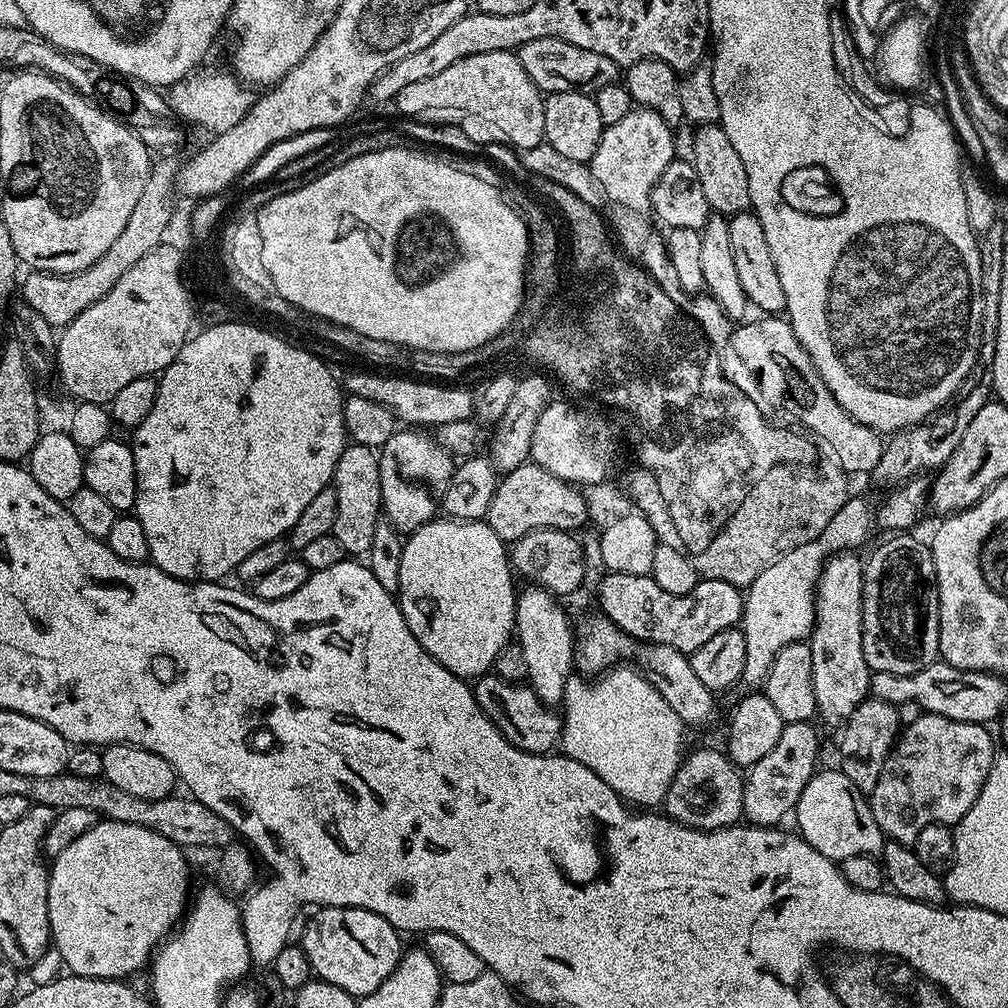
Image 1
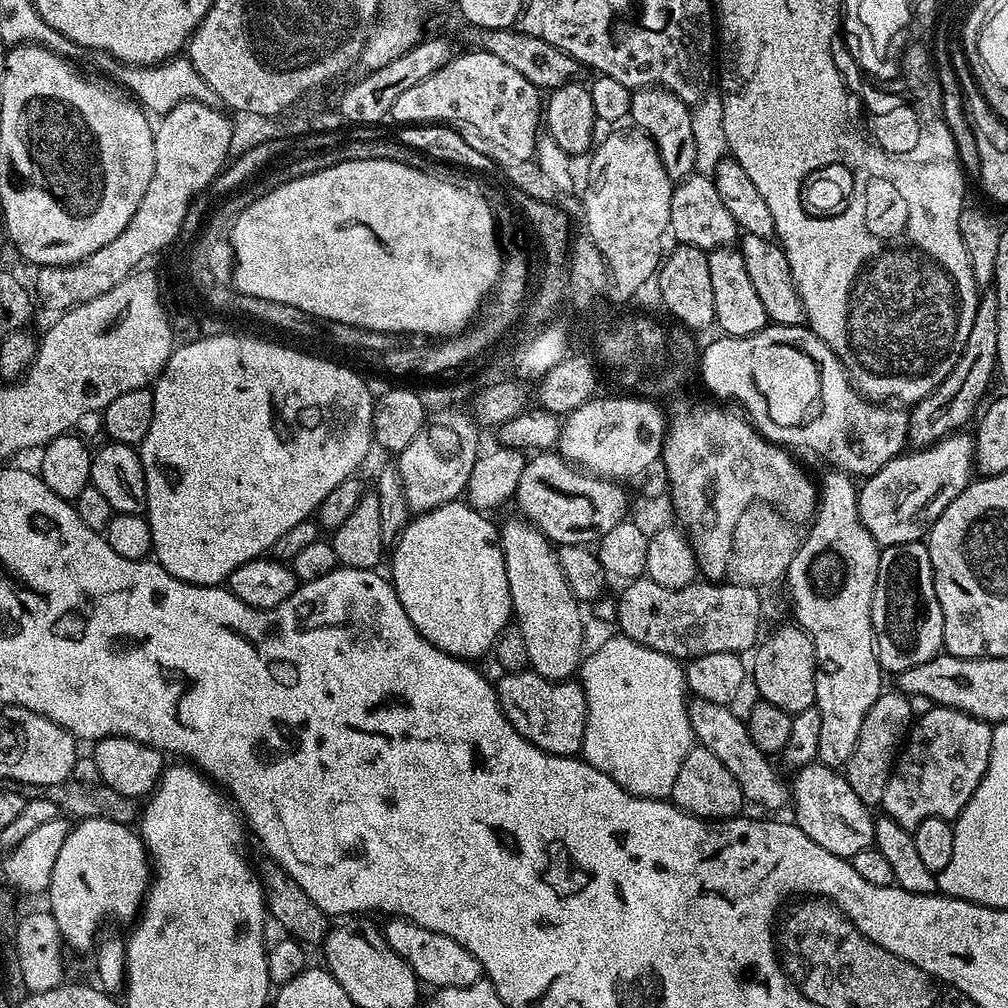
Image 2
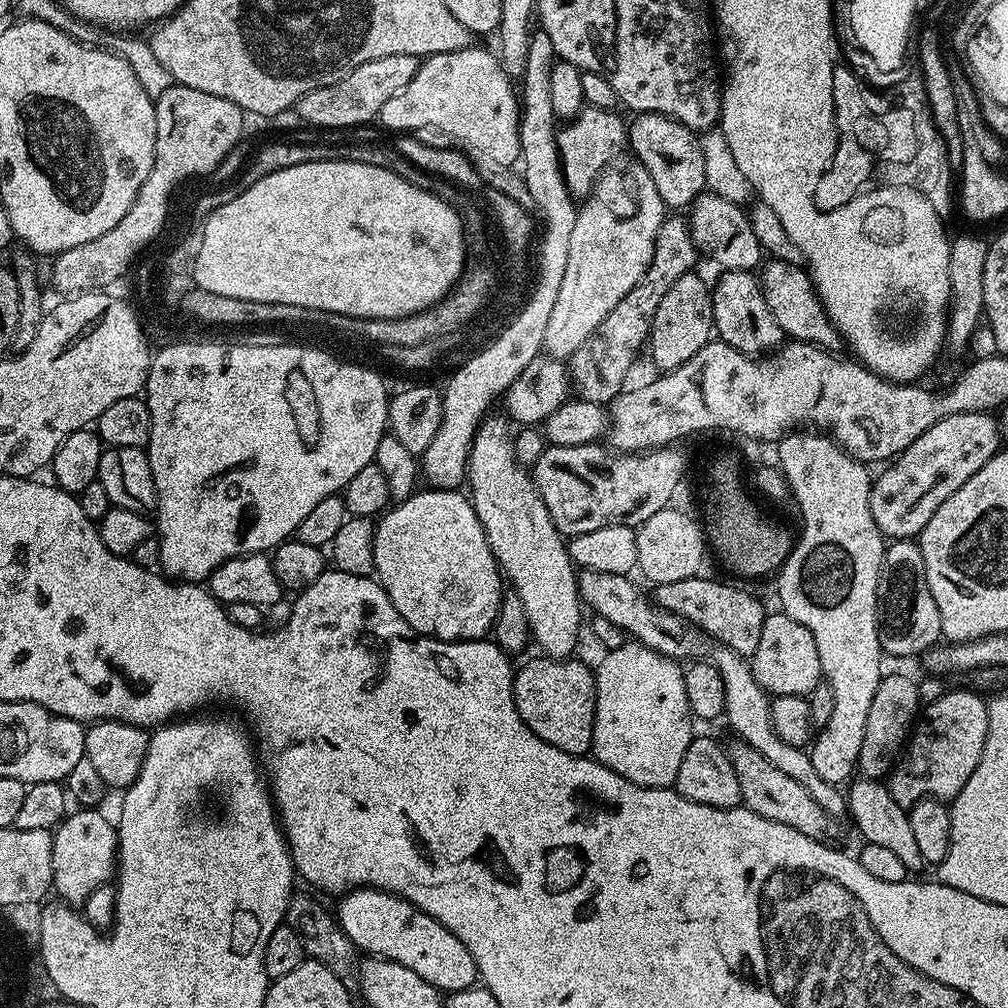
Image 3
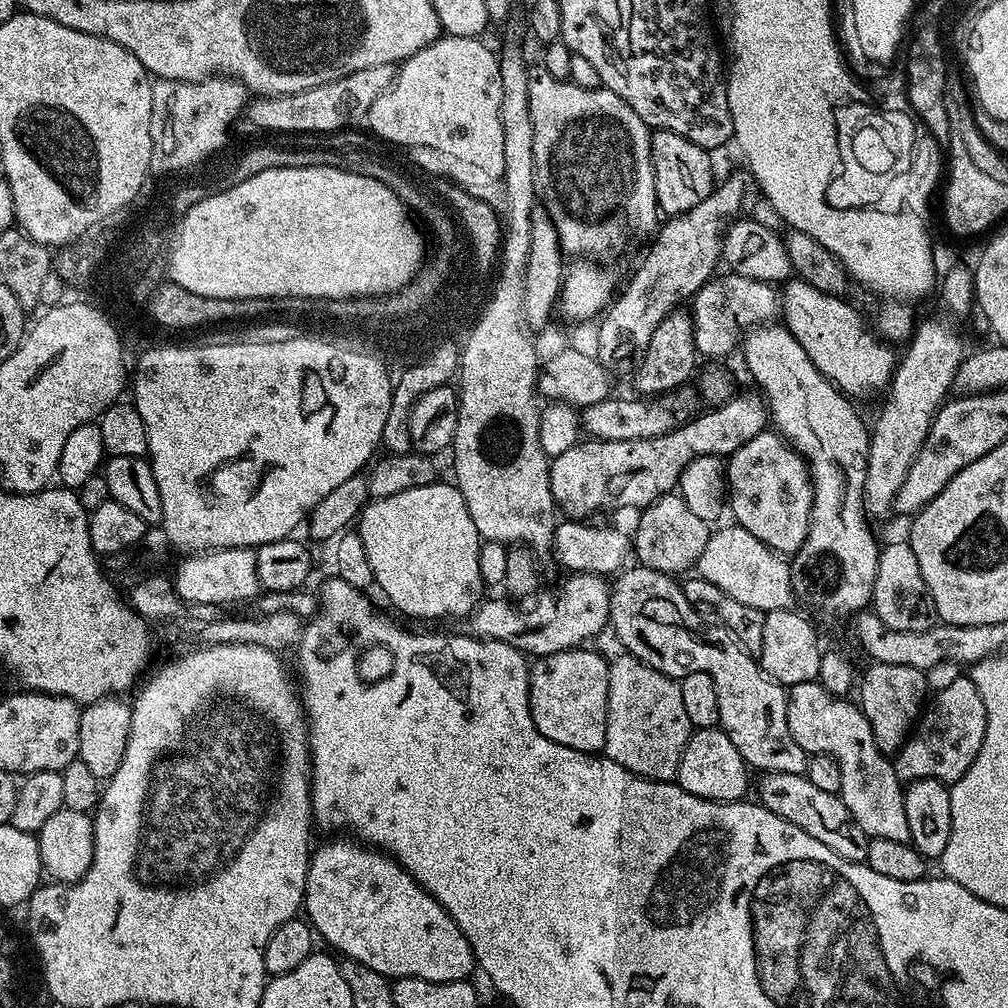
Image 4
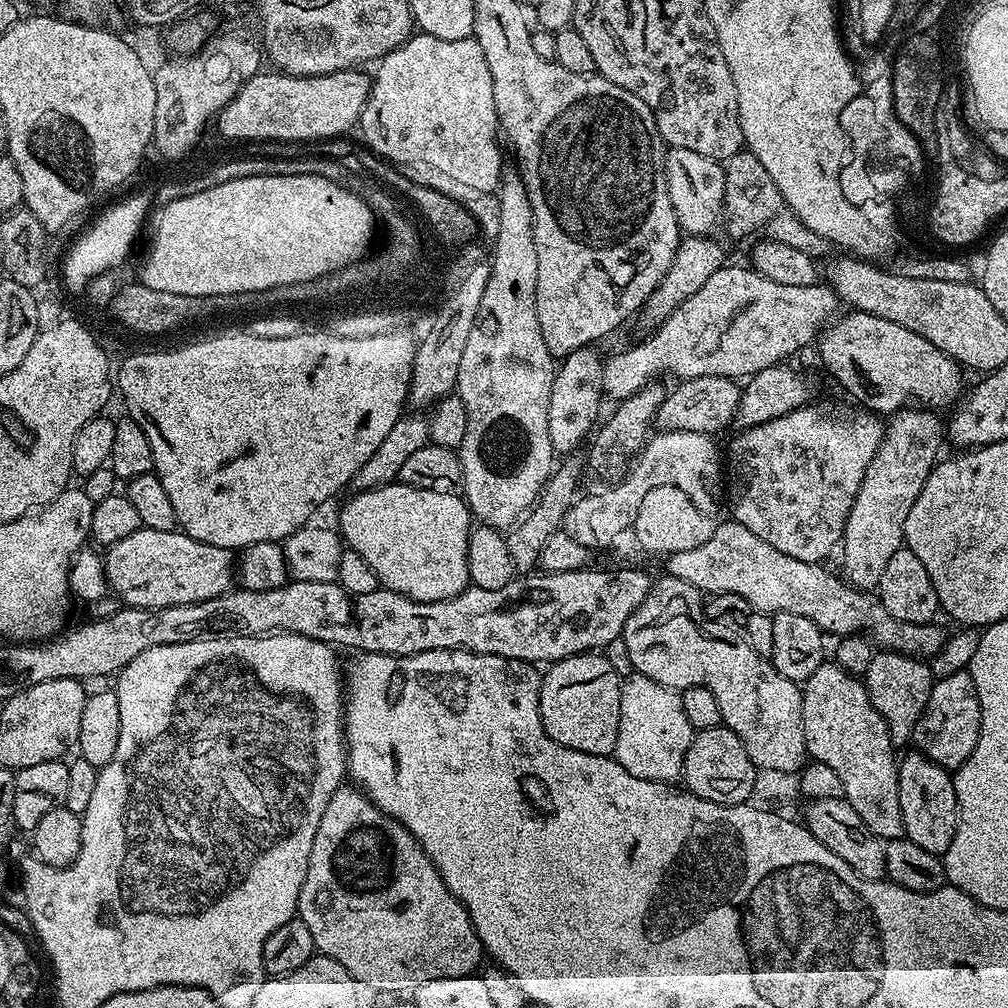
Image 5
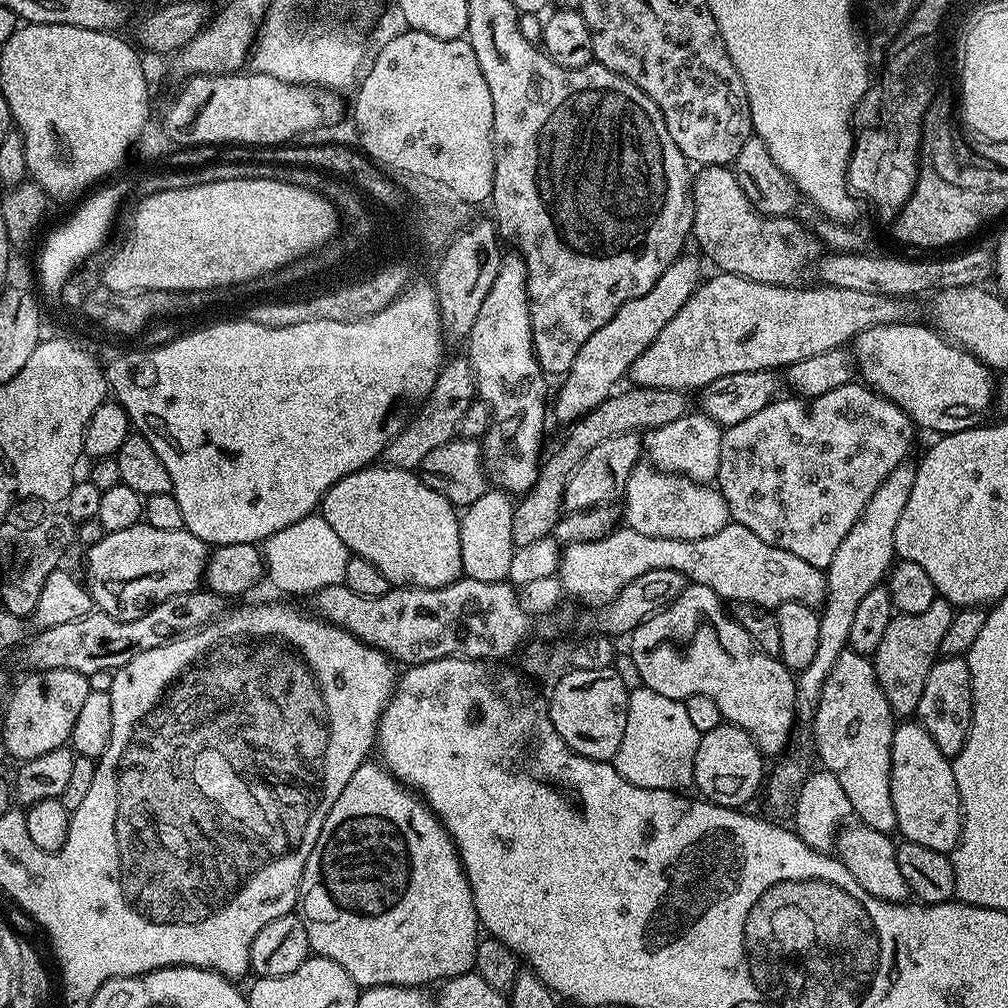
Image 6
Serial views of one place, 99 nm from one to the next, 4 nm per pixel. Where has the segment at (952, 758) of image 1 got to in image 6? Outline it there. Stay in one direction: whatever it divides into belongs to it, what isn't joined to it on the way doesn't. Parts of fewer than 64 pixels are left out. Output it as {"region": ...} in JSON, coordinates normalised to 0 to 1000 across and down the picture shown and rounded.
{"region":[[[938,651],[919,669],[919,681],[915,681],[915,692],[911,692],[908,704],[912,717],[917,719],[919,728],[927,732],[927,740],[942,752],[954,744],[964,719],[964,674],[962,661],[955,651]]]}

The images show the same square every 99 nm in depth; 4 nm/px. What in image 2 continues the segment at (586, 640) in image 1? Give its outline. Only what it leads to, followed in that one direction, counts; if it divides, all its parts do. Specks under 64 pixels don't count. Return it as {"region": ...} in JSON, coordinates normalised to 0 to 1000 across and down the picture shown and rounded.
{"region":[[[688,693],[683,700],[683,711],[687,721],[689,737],[695,742],[704,744],[708,752],[716,755],[716,760],[728,768],[732,780],[736,784],[739,795],[743,799],[751,798],[759,802],[759,807],[770,808],[773,802],[783,801],[784,782],[778,779],[776,771],[770,767],[770,762],[765,758],[763,747],[752,744],[742,727],[741,717],[734,714],[726,707],[727,703],[721,698],[709,698],[699,694]]]}

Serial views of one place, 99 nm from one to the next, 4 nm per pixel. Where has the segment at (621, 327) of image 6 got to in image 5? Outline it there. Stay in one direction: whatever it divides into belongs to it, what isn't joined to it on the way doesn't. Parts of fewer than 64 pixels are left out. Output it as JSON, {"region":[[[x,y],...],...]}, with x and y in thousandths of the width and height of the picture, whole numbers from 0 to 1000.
{"region":[[[587,343],[574,345],[555,358],[546,387],[546,411],[544,412],[549,449],[570,449],[574,445],[571,443],[579,436],[579,439],[584,436],[592,420],[591,412],[595,409],[595,397],[597,398],[595,369],[599,365],[599,357],[590,349],[591,347]]]}

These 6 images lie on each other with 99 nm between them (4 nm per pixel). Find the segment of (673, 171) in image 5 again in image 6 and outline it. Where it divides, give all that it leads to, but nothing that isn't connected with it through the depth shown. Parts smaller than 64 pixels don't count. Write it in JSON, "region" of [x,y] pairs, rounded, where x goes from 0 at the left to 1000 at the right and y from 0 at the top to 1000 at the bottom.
{"region":[[[704,163],[693,168],[694,171],[686,176],[687,203],[687,234],[694,241],[694,246],[707,258],[713,269],[732,272],[736,276],[744,276],[757,282],[776,282],[790,284],[795,281],[798,269],[811,261],[815,250],[815,241],[803,223],[793,220],[789,213],[757,214],[736,192],[736,185],[732,185],[730,172],[725,166],[716,163]]]}

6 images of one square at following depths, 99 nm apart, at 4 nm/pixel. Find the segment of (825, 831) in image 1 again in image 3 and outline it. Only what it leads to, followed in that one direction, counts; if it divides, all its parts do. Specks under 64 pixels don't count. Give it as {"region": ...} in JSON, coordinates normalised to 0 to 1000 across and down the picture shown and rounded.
{"region":[[[707,638],[705,642],[706,660],[714,666],[716,677],[720,681],[720,700],[718,701],[720,715],[722,714],[723,720],[734,729],[731,731],[737,737],[748,740],[748,744],[752,744],[752,748],[756,748],[756,752],[760,752],[760,756],[772,760],[772,764],[776,764],[776,768],[784,768],[784,772],[788,772],[788,776],[800,780],[800,784],[804,784],[804,788],[812,796],[812,800],[815,800],[815,804],[819,804],[827,812],[833,812],[833,809],[836,811],[839,806],[838,787],[830,779],[815,776],[815,772],[812,772],[802,751],[802,746],[797,741],[781,738],[776,736],[776,732],[772,732],[772,728],[764,716],[763,688],[759,687],[757,681],[748,673],[745,658],[728,645],[718,642],[717,639]]]}

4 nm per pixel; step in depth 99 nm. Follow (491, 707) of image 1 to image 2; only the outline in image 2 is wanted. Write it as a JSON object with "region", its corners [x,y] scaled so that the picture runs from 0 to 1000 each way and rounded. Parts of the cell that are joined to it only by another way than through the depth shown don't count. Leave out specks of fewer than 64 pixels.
{"region":[[[527,665],[500,667],[497,672],[497,675],[493,674],[490,679],[496,703],[498,708],[502,708],[506,720],[510,720],[510,724],[514,724],[514,728],[518,728],[522,736],[551,750],[570,751],[578,743],[583,705],[581,704],[581,688],[574,677],[567,673],[557,676],[543,675]]]}

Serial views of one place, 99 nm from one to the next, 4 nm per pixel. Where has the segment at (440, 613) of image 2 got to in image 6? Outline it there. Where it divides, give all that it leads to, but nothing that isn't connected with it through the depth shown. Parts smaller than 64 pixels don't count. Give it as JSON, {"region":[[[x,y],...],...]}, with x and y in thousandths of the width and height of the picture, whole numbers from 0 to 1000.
{"region":[[[373,463],[348,468],[319,497],[319,511],[343,538],[346,549],[371,558],[389,581],[438,583],[457,574],[456,512],[450,501],[435,486],[420,480],[412,467]]]}

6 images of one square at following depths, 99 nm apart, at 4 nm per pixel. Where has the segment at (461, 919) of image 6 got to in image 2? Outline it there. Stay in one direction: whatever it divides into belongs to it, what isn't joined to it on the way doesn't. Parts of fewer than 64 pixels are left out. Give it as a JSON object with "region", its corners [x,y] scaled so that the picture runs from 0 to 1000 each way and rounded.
{"region":[[[389,911],[384,914],[385,918],[380,918],[379,924],[387,942],[395,946],[409,960],[409,965],[413,967],[414,973],[422,977],[429,976],[430,981],[435,980],[457,980],[466,978],[478,970],[478,961],[474,950],[466,946],[450,931],[442,931],[442,927],[435,927],[431,923],[423,923],[406,913]]]}

